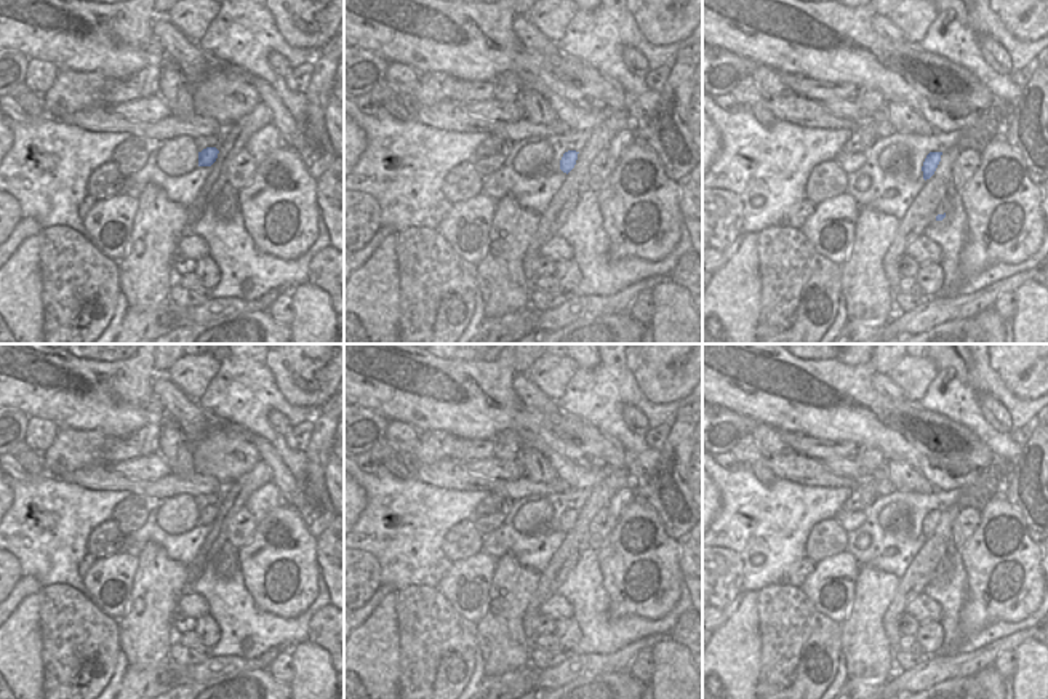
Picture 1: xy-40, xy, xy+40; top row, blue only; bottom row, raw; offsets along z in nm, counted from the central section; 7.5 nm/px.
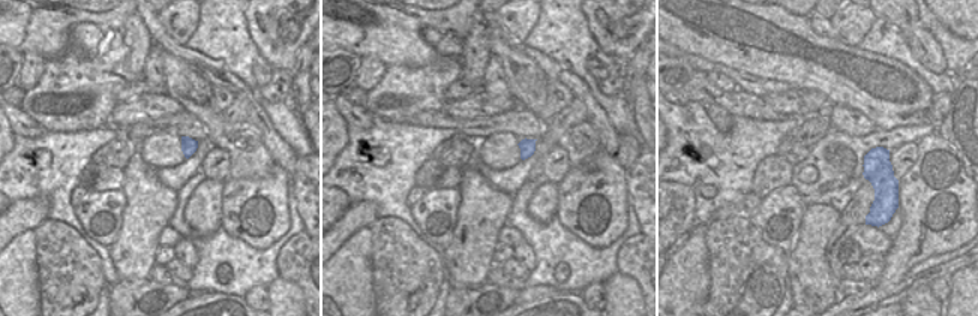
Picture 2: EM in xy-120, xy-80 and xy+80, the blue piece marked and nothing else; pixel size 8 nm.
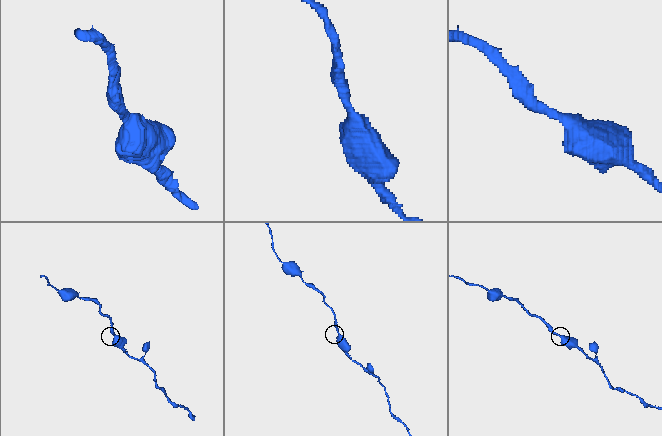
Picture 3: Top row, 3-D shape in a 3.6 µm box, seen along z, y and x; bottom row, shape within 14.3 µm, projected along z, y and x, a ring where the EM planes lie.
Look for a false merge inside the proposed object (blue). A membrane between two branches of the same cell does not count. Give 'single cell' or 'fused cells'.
single cell

